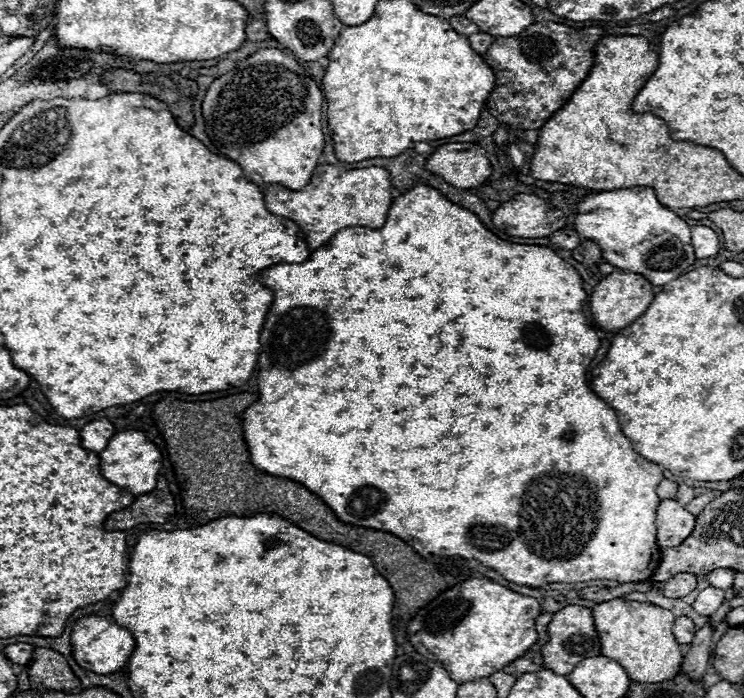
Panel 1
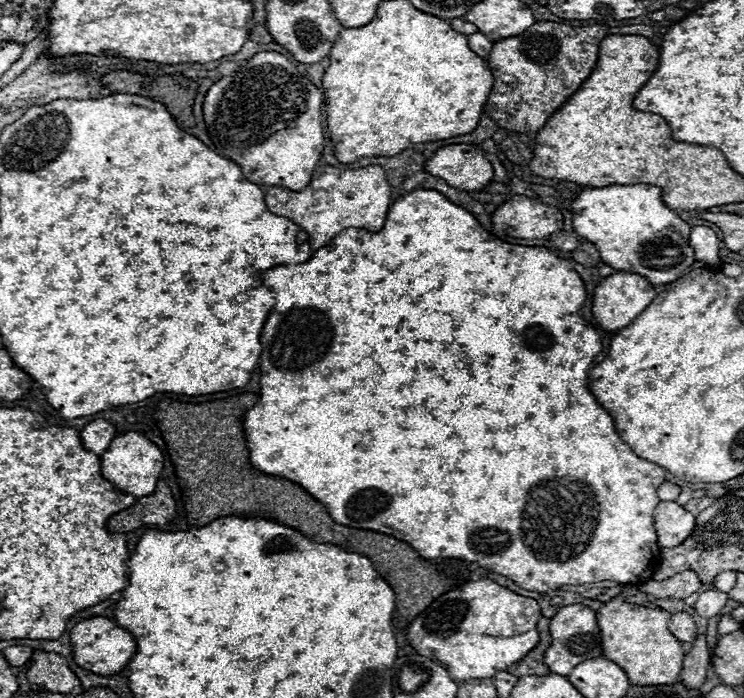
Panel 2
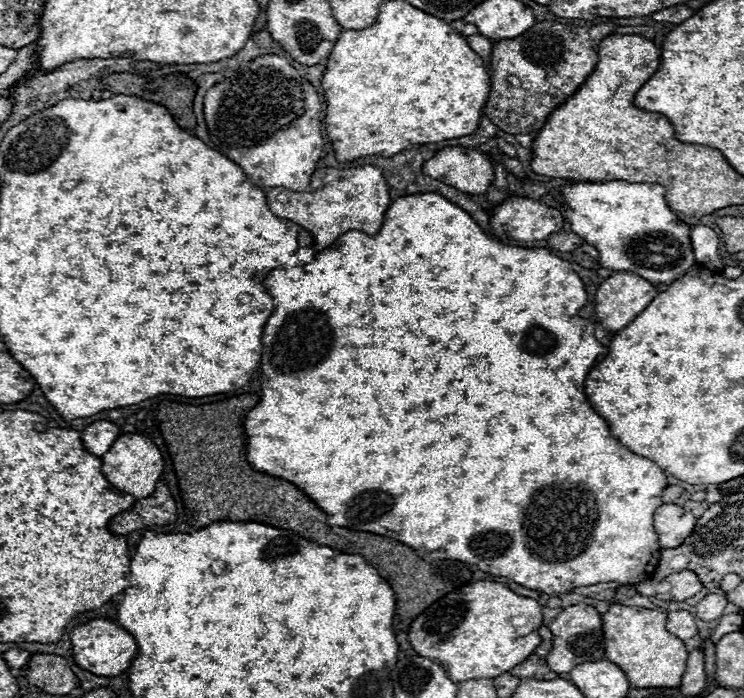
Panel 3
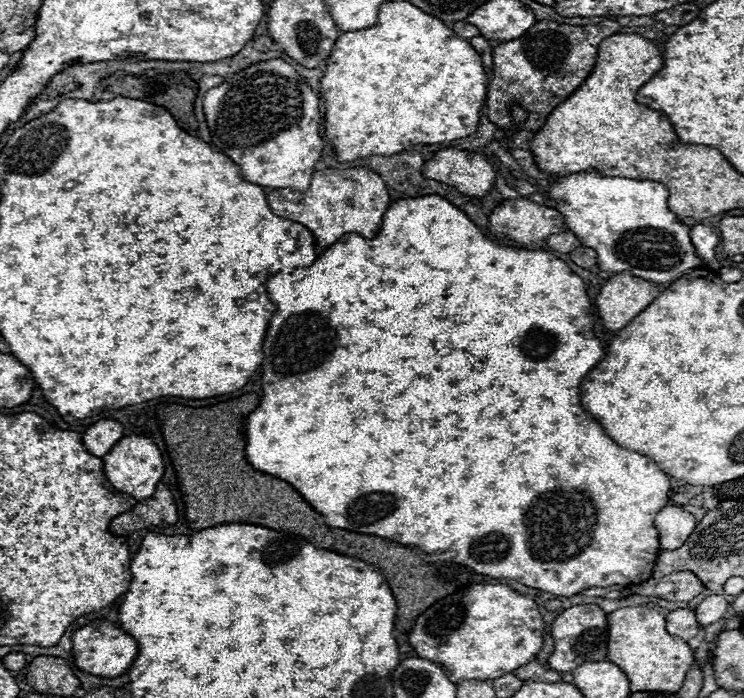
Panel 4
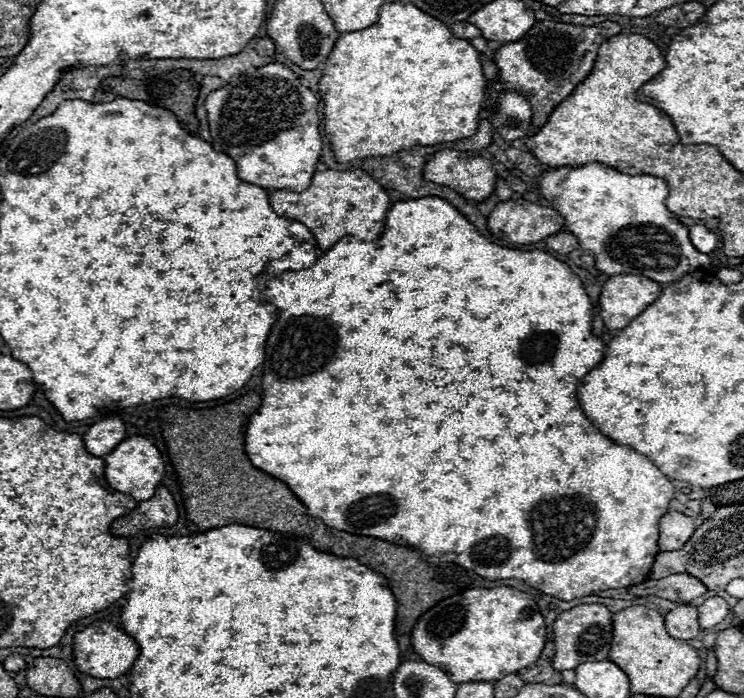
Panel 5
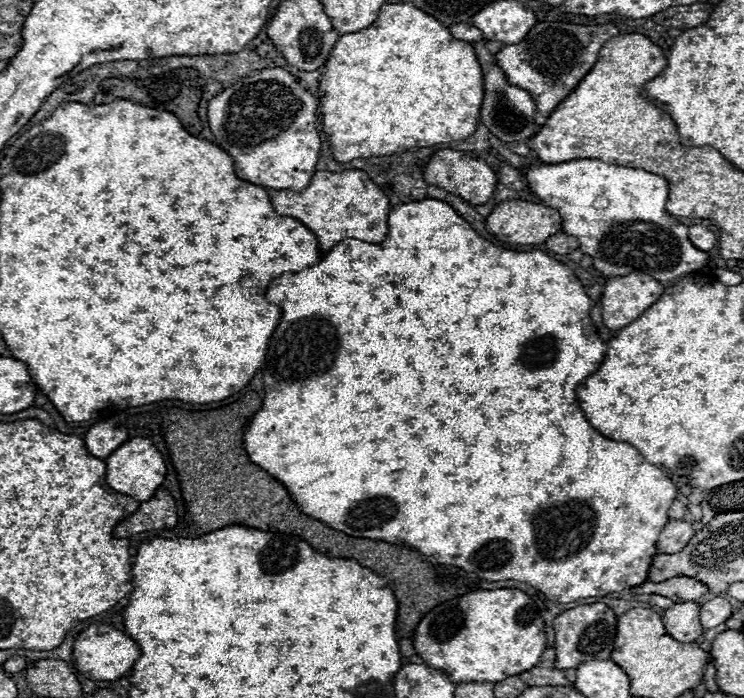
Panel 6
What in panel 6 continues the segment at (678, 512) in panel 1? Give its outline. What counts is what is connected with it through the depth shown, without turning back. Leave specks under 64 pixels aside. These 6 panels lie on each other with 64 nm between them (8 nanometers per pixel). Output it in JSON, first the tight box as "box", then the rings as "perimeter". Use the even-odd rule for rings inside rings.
{"box":[658,520,694,554],"perimeter":[[[670,520],[660,532],[658,552],[660,554],[676,554],[690,542],[692,536],[694,536],[694,530],[692,530],[690,522]]]}

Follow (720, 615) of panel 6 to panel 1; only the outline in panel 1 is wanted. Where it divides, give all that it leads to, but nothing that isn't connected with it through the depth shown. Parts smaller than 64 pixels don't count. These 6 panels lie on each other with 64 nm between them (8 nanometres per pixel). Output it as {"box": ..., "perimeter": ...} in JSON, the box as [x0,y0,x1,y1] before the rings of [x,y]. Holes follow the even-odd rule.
{"box":[692,586,724,616],"perimeter":[[[708,586],[698,594],[698,598],[692,606],[700,616],[712,616],[722,604],[724,604],[724,590]]]}

